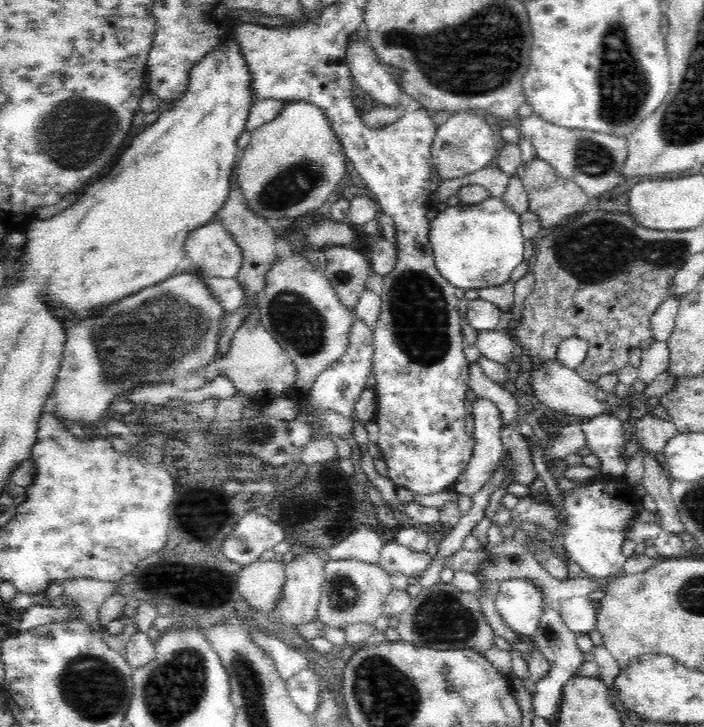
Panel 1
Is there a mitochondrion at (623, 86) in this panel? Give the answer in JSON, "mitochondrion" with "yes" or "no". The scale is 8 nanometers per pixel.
{"mitochondrion":"yes"}

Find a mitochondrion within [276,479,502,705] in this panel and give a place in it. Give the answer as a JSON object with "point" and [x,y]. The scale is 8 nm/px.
{"point":[442,618]}

